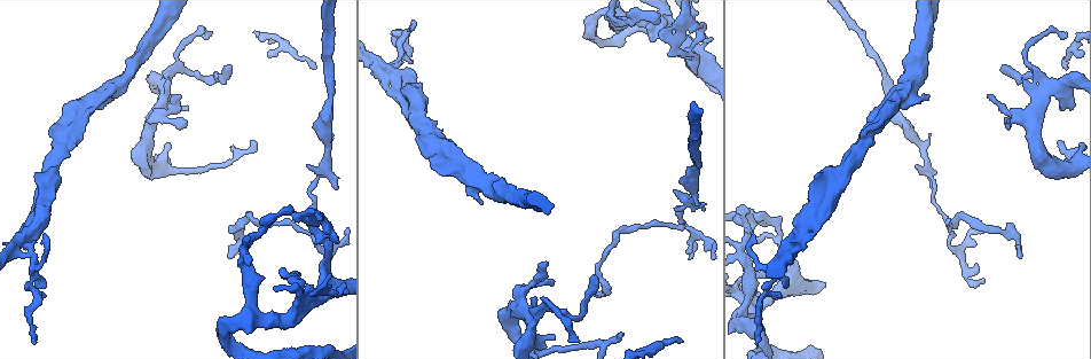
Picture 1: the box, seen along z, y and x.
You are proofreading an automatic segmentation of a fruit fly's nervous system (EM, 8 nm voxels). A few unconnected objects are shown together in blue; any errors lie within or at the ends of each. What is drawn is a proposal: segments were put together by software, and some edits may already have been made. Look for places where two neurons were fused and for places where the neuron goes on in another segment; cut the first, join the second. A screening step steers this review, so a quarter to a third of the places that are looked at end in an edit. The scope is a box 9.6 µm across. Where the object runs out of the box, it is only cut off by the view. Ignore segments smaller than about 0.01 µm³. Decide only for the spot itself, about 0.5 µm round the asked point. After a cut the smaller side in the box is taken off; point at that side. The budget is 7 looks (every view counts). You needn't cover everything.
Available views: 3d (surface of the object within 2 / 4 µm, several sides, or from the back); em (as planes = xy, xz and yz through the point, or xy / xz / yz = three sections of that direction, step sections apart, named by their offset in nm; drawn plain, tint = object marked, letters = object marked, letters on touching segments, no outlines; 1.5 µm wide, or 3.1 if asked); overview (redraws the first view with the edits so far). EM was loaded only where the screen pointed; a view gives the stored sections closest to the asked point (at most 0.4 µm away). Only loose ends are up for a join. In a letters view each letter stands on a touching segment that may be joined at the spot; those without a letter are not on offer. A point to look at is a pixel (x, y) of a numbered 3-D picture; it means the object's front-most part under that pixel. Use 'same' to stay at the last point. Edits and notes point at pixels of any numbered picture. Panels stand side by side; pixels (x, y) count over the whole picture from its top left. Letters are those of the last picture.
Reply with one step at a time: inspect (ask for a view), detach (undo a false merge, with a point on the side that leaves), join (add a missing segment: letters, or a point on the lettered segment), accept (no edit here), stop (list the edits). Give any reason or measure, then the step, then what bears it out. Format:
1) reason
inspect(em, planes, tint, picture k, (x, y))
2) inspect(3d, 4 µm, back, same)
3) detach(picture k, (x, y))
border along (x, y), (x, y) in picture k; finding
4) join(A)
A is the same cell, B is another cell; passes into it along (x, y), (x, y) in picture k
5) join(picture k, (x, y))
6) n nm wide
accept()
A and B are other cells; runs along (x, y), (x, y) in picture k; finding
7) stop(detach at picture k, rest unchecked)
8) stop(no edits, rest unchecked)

branch stops here
inspect(em, xz, step 4, tint, picture 1, (538, 299))

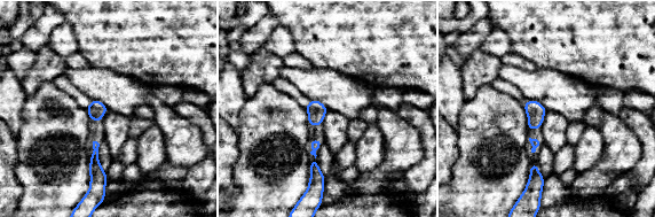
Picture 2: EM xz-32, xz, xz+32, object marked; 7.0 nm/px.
another direction
inspect(em, planes, letters, same)

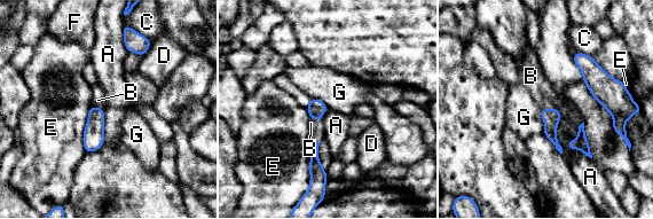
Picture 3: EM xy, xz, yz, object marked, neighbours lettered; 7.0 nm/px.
E touches over 320 nm
join(B)
B is the same cell, A, C, D, E, F and G are other cells; it goes on there

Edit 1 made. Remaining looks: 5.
free end
inspect(em, planes, letters, picture 1, (409, 28))

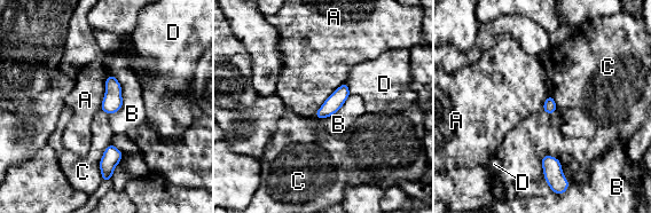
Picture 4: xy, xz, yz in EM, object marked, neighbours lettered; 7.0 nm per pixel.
accept()
A, B, C and D are other cells; border along (346, 81), (324, 101), (314, 116) in picture 4; none of them fits

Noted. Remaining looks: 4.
an open end
inspect(3d, 4 µm, picture 1, (386, 89))

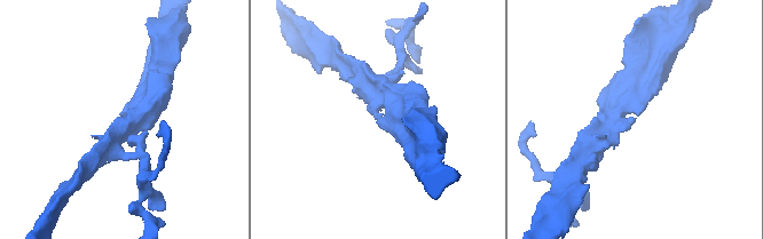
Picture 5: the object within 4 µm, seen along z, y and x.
inspect(em, yz, step 8, letters, picture 5, (637, 115))

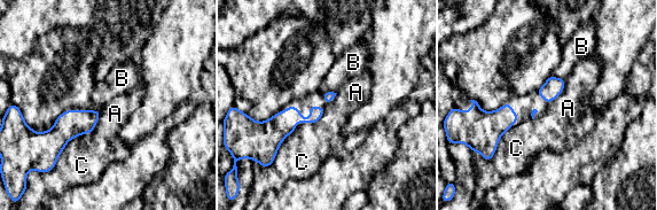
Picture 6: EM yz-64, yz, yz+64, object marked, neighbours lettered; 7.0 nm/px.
cut it another way
inspect(em, xz, step 8, letters, same)

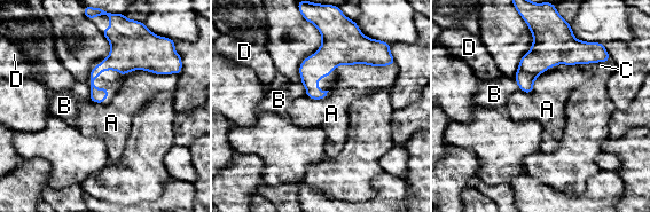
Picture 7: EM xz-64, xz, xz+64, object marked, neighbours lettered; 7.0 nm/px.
accept()
A, B, C and D are other cells; border along (146, 70), (153, 73), (173, 73) in picture 7; no lettered segment goes on from it

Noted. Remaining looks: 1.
stop(join at picture 3, rest unchecked)

